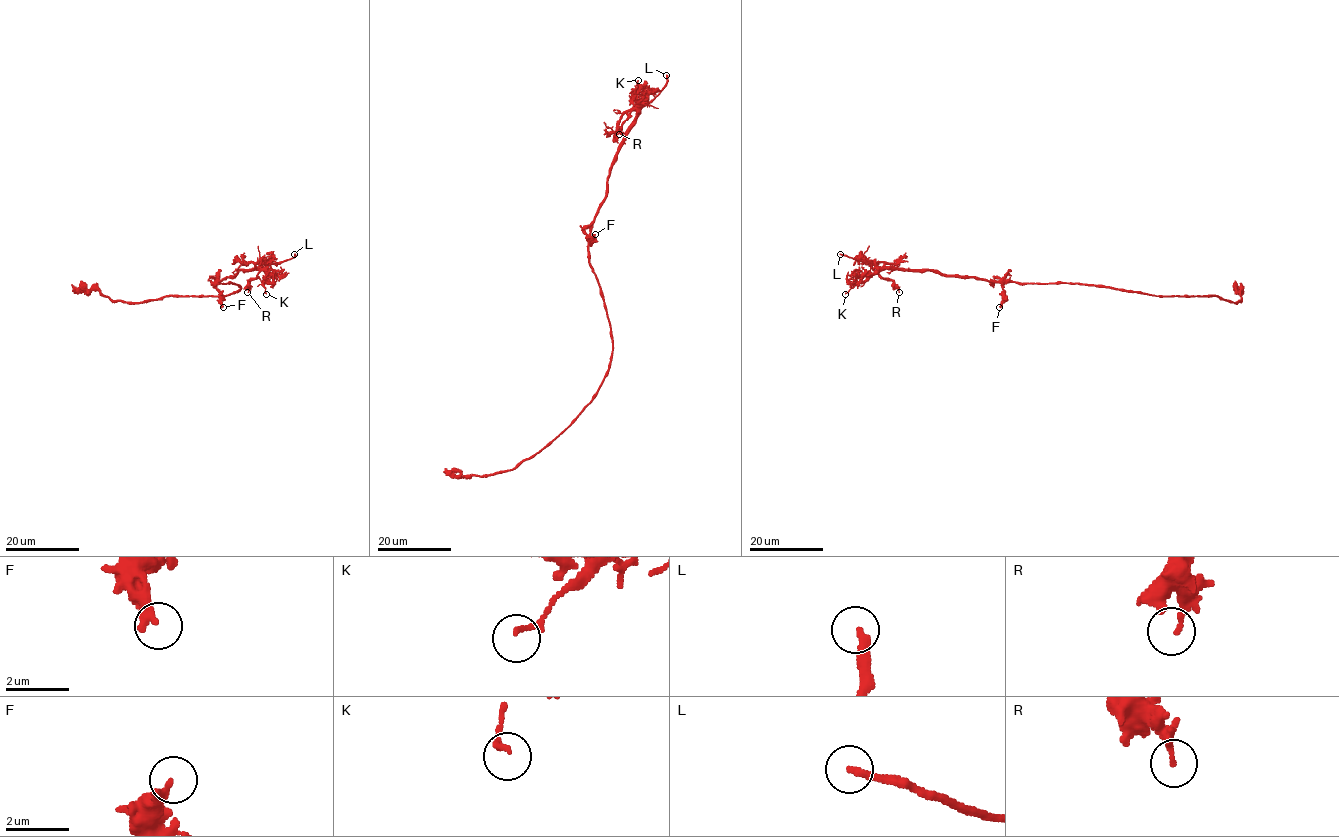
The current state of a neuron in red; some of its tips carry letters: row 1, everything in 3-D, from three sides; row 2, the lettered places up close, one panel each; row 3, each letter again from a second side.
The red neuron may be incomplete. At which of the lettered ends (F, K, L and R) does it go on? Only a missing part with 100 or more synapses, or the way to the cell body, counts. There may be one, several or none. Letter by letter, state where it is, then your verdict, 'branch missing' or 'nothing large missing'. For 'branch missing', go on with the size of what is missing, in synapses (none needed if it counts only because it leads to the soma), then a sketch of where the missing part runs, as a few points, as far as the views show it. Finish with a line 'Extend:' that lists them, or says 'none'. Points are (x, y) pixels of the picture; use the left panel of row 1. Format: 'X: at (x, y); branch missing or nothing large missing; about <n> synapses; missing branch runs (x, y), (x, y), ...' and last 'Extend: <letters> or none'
F: at (223, 307); nothing large missing
K: at (266, 294); nothing large missing
L: at (294, 254); branch missing; missing branch runs (294, 254), (295, 250), (219, 188), (189, 132)
R: at (247, 292); nothing large missing
Extend: L

